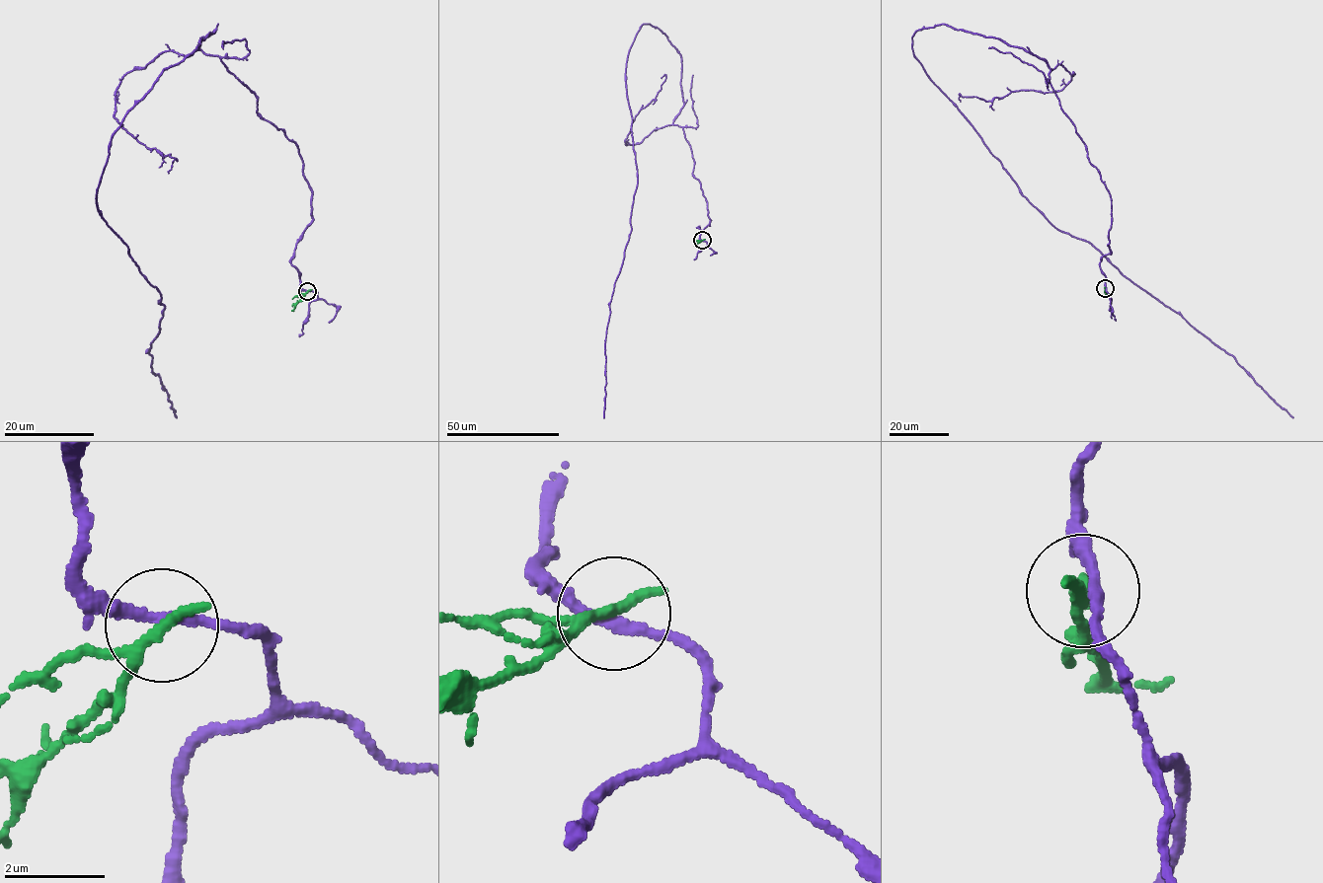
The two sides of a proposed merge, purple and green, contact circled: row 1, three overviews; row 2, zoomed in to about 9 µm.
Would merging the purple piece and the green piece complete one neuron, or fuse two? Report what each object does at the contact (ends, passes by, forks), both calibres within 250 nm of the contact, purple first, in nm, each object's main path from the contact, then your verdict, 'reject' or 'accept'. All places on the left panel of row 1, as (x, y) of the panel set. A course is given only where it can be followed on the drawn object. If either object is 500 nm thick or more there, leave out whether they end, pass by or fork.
purple passes by | green passes by | 200/200 nm | purple via (308, 291), (303, 160), (209, 33), (123, 117), (96, 193), (160, 293), (177, 418) | green via (308, 291), (291, 311) | reject

